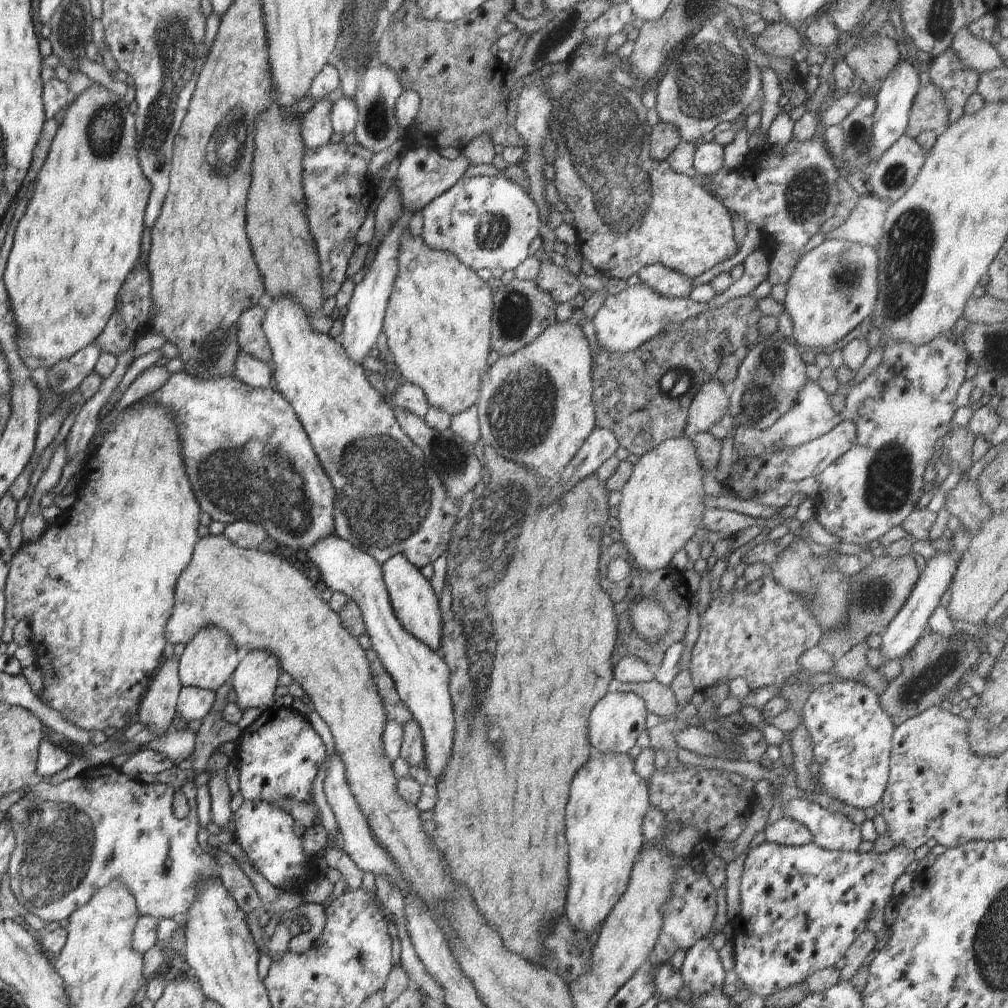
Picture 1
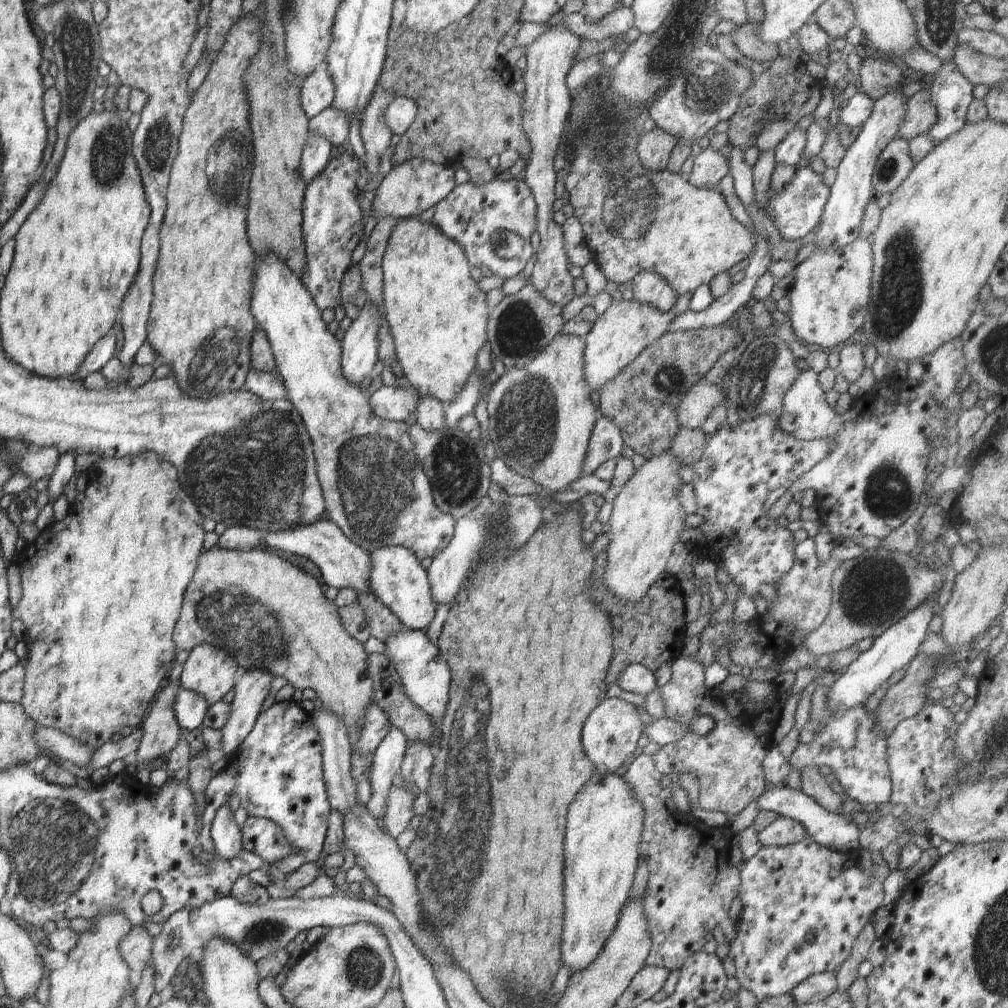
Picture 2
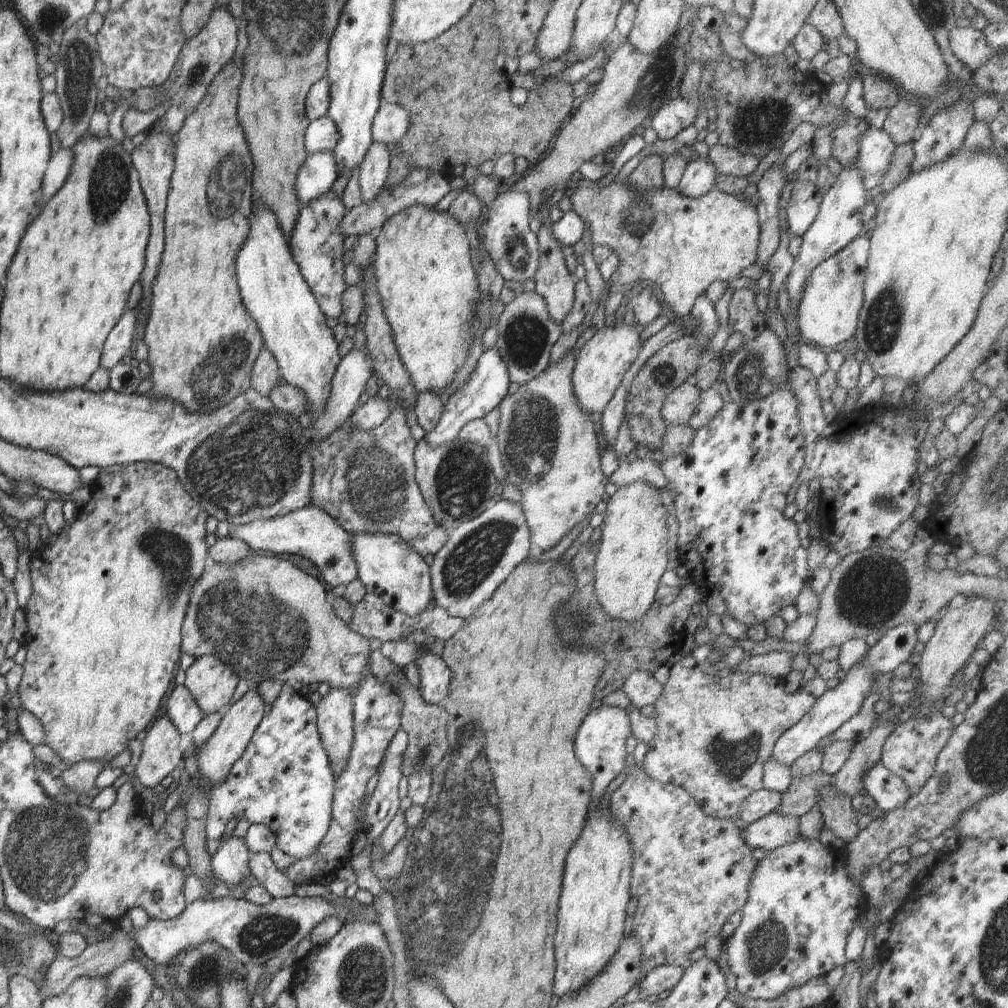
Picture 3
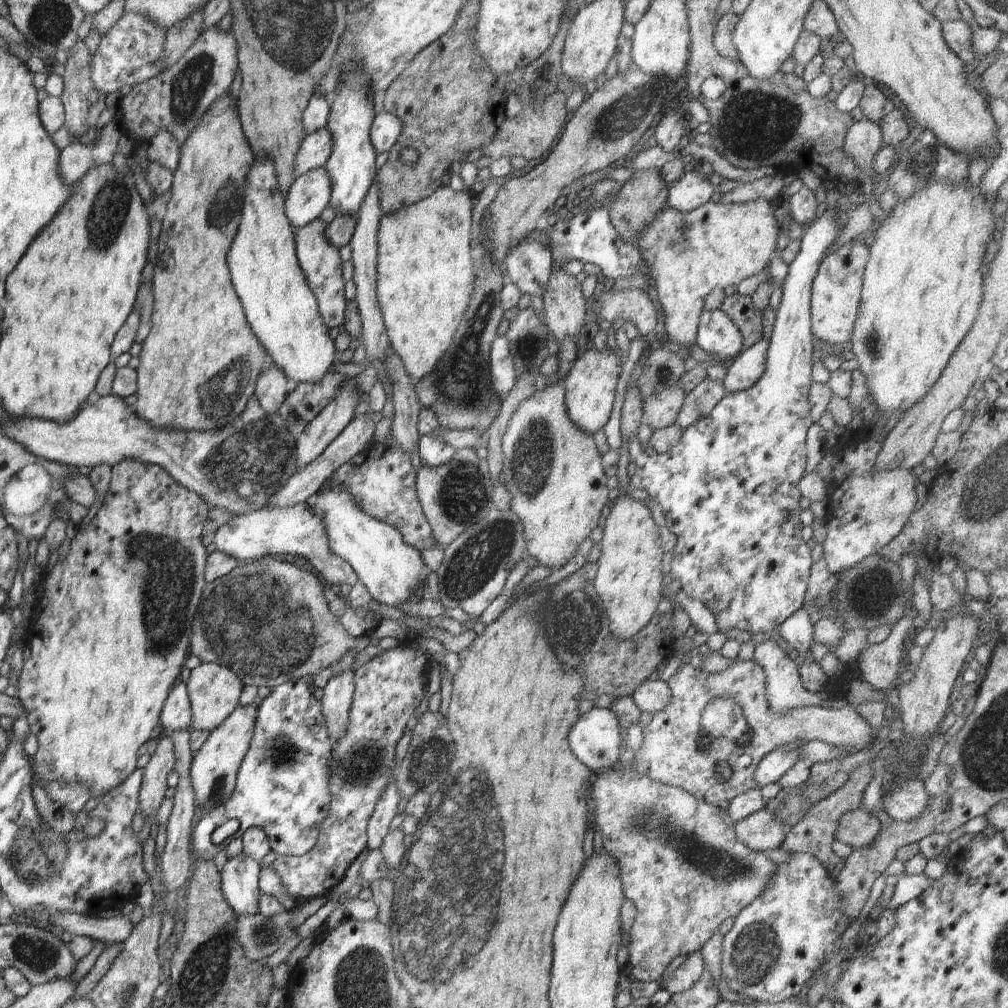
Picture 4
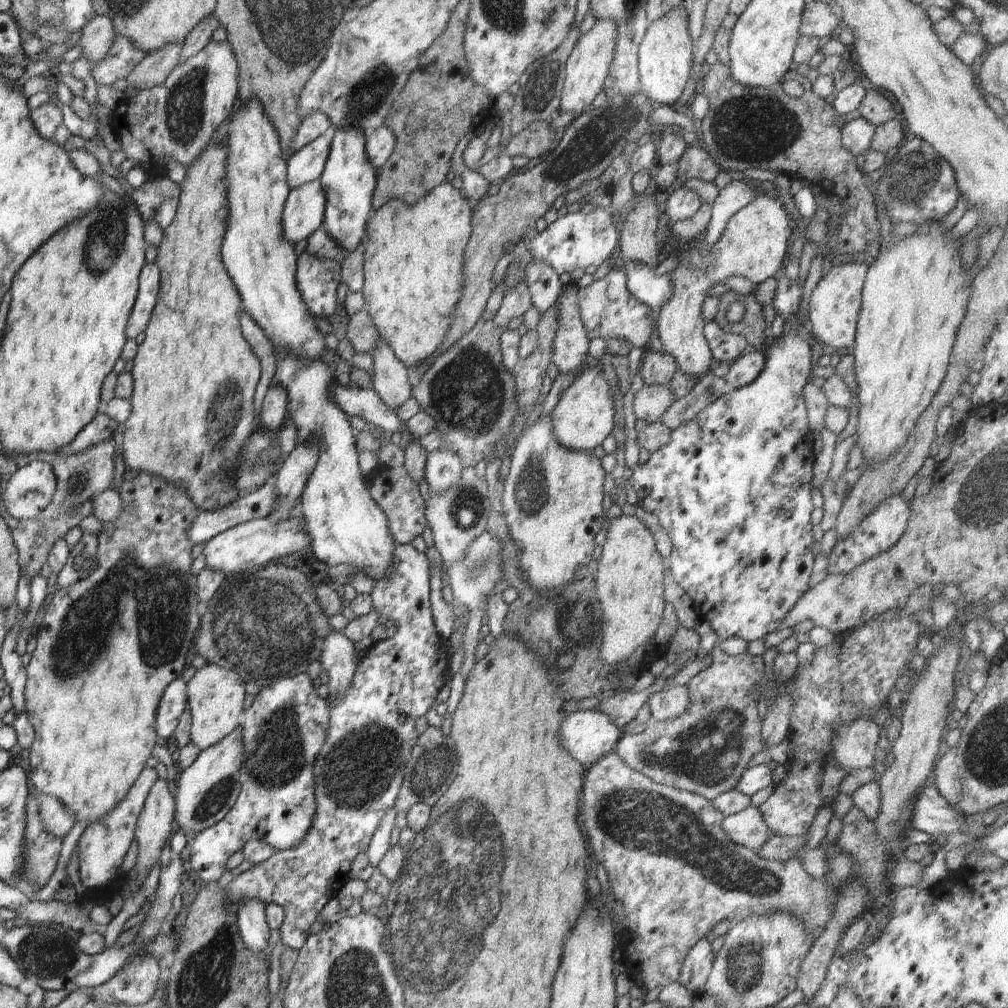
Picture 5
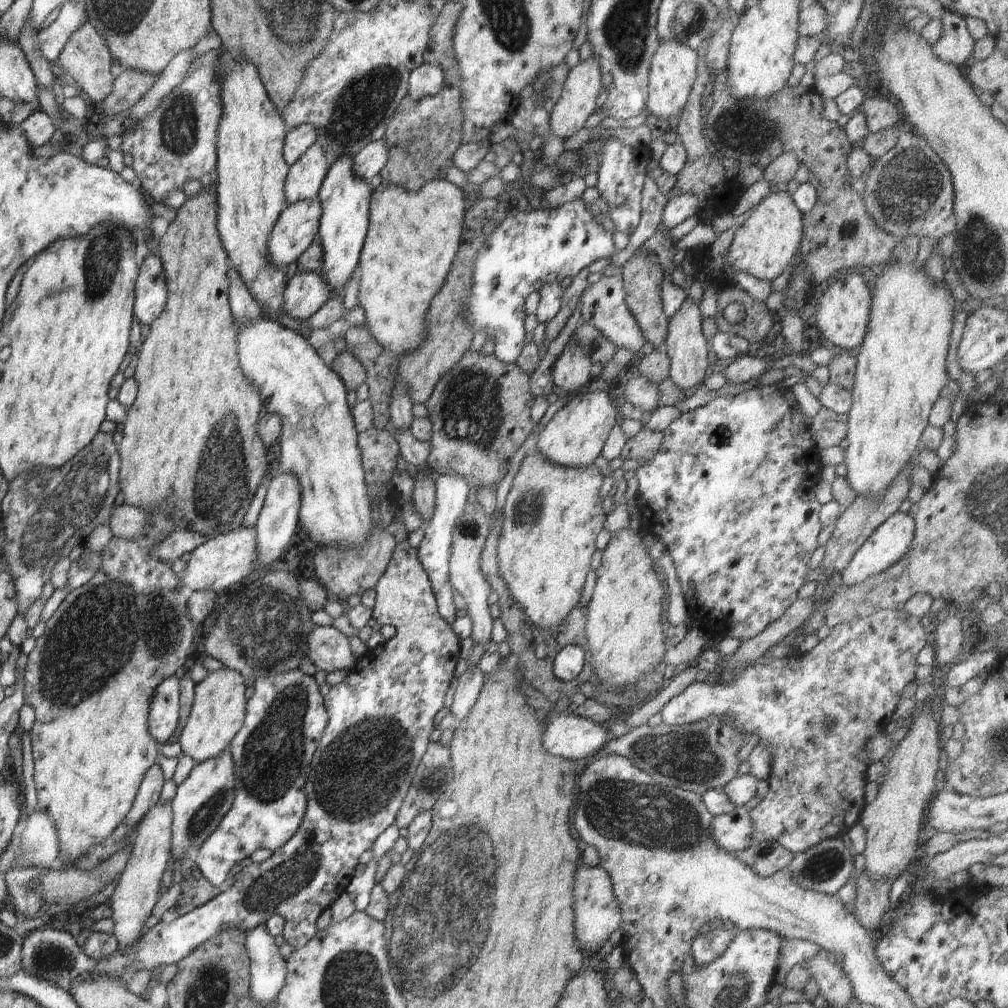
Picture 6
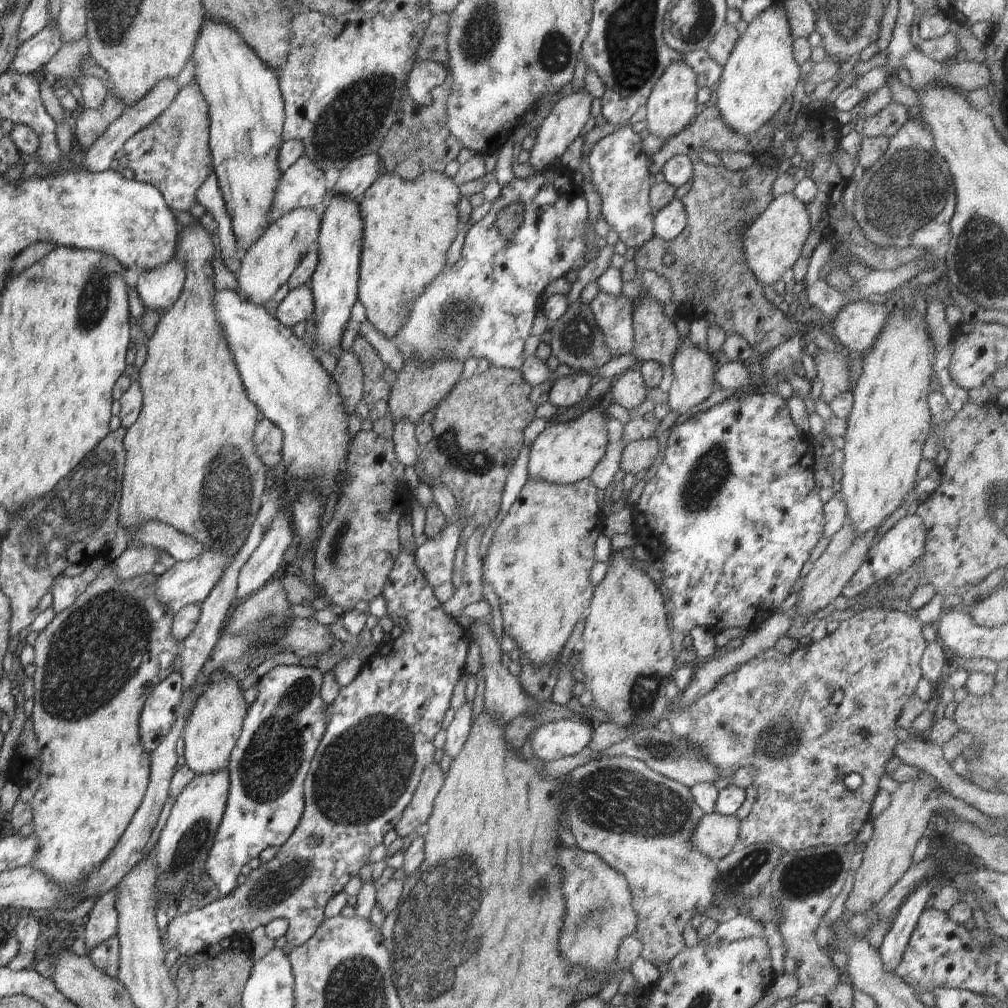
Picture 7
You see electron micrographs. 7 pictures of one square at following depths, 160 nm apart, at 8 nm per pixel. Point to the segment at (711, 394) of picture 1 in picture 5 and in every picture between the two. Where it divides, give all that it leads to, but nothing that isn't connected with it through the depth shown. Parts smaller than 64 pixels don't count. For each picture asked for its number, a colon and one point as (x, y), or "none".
2: (698, 403)
3: (679, 407)
4: (661, 410)
5: (651, 401)

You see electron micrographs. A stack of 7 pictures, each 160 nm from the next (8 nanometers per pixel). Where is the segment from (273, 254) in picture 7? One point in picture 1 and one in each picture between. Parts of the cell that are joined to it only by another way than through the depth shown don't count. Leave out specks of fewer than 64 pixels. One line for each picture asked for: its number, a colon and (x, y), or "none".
1: (316, 129)
2: (316, 152)
3: (318, 172)
4: (310, 193)
5: (303, 211)
6: (297, 227)

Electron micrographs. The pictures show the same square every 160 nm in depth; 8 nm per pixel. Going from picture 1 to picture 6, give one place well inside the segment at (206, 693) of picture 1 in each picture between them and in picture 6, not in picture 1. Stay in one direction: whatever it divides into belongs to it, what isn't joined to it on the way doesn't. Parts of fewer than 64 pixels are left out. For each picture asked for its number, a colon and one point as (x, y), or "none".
2: (190, 708)
3: (185, 713)
4: (176, 715)
5: (173, 703)
6: (163, 716)

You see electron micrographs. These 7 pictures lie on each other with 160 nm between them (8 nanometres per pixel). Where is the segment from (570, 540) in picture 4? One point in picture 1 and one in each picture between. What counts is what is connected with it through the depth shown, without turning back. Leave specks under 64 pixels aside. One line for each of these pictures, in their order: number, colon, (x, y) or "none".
1: (535, 407)
2: (540, 417)
3: (549, 449)

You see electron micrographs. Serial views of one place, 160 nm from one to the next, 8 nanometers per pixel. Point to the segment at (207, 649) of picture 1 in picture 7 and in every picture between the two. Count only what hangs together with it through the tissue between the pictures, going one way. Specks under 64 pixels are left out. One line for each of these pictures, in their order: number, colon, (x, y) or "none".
2: (209, 671)
3: (211, 682)
4: (214, 690)
5: (215, 696)
6: (217, 713)
7: (214, 726)

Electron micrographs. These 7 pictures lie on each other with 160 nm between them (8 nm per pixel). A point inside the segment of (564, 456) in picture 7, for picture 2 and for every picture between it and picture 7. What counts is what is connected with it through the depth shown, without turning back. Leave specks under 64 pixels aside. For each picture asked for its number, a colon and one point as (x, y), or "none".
2: (627, 327)
3: (600, 365)
4: (590, 386)
5: (584, 416)
6: (574, 437)

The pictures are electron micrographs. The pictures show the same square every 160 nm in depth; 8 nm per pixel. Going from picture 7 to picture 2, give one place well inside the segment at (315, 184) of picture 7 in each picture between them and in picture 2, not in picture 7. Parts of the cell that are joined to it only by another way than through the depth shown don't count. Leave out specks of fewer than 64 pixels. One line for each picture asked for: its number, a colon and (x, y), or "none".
2: (331, 123)
3: (321, 135)
4: (315, 148)
5: (306, 165)
6: (303, 181)

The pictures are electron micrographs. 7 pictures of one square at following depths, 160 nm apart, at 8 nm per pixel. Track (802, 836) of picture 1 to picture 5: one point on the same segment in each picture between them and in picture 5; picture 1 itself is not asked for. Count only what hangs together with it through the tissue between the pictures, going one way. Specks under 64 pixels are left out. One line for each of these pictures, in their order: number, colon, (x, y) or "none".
2: (783, 831)
3: (770, 832)
4: (763, 831)
5: (747, 828)

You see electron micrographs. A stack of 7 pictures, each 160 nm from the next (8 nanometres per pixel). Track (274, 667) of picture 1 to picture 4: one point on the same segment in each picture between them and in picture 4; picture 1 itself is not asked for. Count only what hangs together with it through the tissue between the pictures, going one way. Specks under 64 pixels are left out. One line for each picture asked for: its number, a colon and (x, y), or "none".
2: (251, 689)
3: (229, 741)
4: (214, 769)

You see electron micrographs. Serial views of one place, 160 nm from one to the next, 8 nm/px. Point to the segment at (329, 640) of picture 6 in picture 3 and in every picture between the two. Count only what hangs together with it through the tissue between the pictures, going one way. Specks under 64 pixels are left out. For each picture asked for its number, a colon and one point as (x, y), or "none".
3: (335, 724)
4: (336, 701)
5: (338, 658)

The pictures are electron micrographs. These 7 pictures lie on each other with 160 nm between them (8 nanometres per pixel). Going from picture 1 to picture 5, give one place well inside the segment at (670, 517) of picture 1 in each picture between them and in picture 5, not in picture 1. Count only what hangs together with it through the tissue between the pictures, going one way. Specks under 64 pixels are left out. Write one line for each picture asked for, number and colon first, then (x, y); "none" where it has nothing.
2: (647, 518)
3: (632, 557)
4: (631, 569)
5: (629, 583)

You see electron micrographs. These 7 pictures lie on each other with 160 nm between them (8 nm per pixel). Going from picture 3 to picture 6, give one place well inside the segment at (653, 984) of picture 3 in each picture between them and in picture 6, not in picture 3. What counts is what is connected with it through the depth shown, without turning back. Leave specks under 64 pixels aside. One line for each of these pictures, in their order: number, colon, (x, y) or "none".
4: (692, 969)
5: (696, 968)
6: (707, 947)

